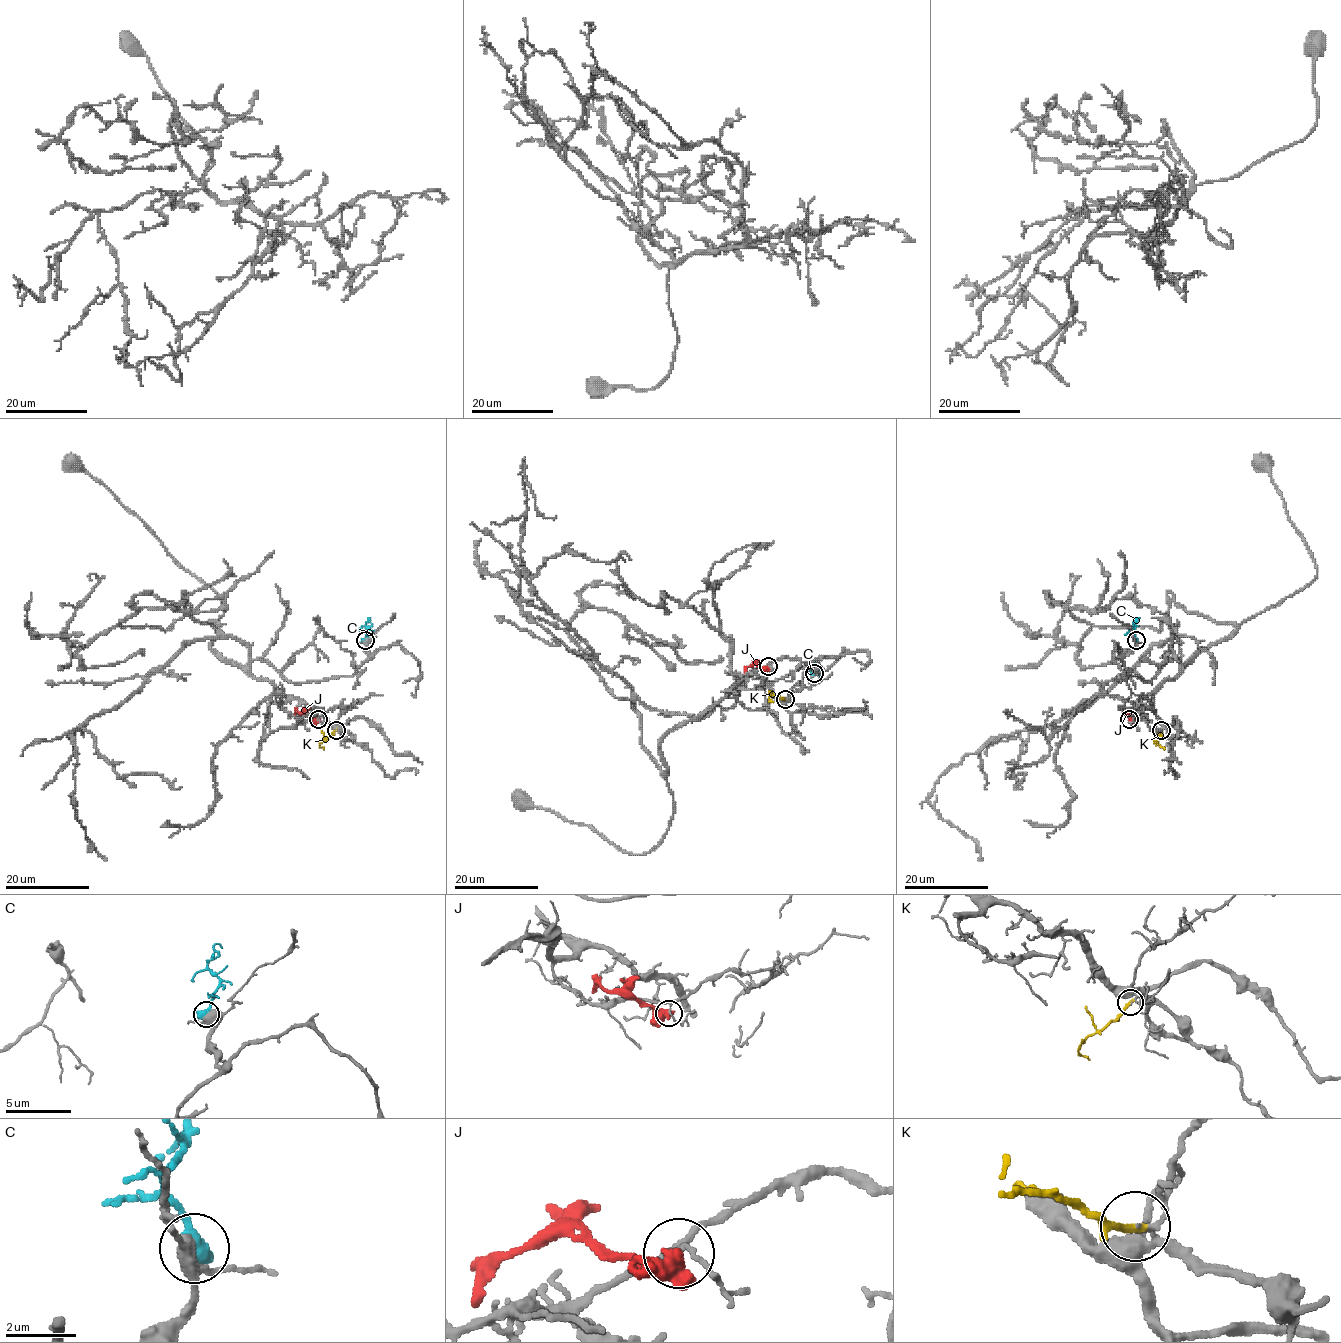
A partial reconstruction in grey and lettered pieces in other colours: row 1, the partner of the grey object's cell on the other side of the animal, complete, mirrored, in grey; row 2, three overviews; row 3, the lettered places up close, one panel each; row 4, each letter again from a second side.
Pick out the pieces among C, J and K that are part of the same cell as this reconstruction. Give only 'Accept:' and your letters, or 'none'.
Accept: K

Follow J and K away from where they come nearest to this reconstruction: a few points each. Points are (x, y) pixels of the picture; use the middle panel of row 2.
J: (767, 667), (749, 666), (743, 673)
K: (785, 699), (771, 695), (773, 702)

